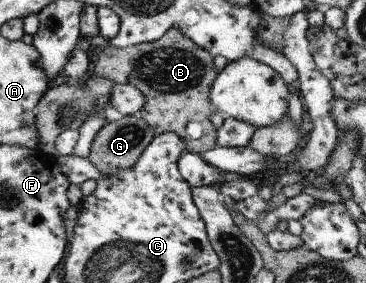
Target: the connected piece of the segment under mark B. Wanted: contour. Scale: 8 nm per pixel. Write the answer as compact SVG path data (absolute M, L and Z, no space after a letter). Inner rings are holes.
M176 27L167 30L165 36L155 42L145 42L133 47L107 46L99 54L97 62L92 67L92 73L105 76L114 83L132 84L143 94L145 105L139 115L146 124L149 124L154 136L159 136L163 132L175 132L185 142L187 151L197 154L218 147L217 130L209 120L209 116L217 112L210 100L213 82L218 74L214 66L214 58L209 55L209 52L183 36Z

